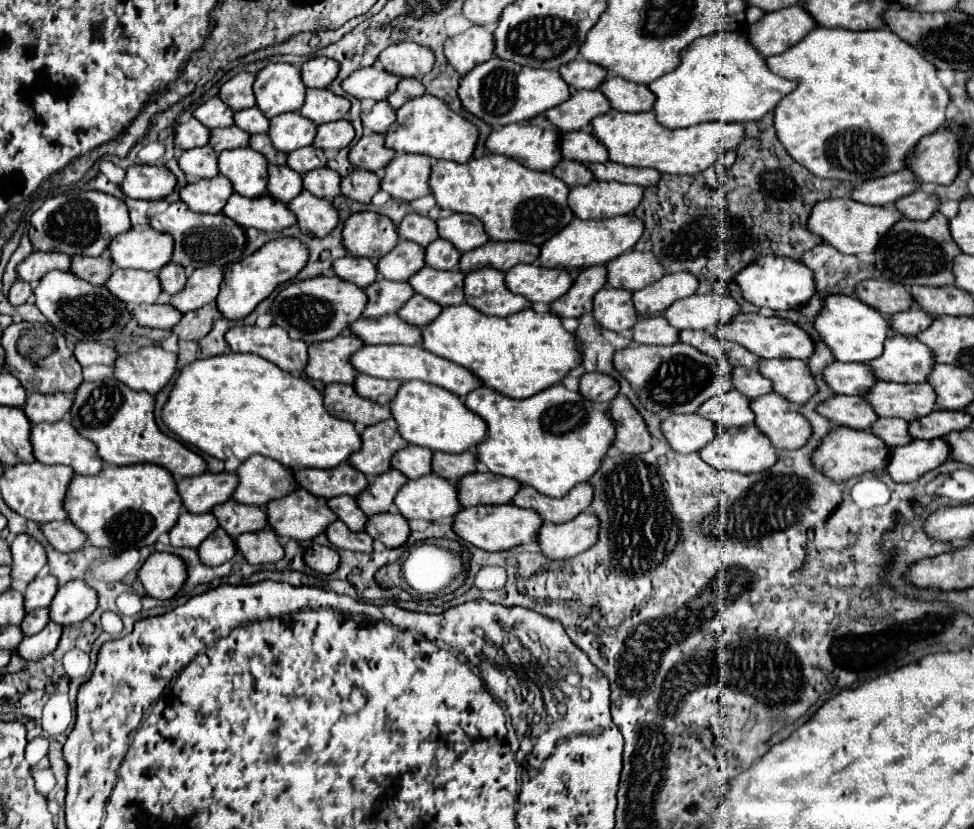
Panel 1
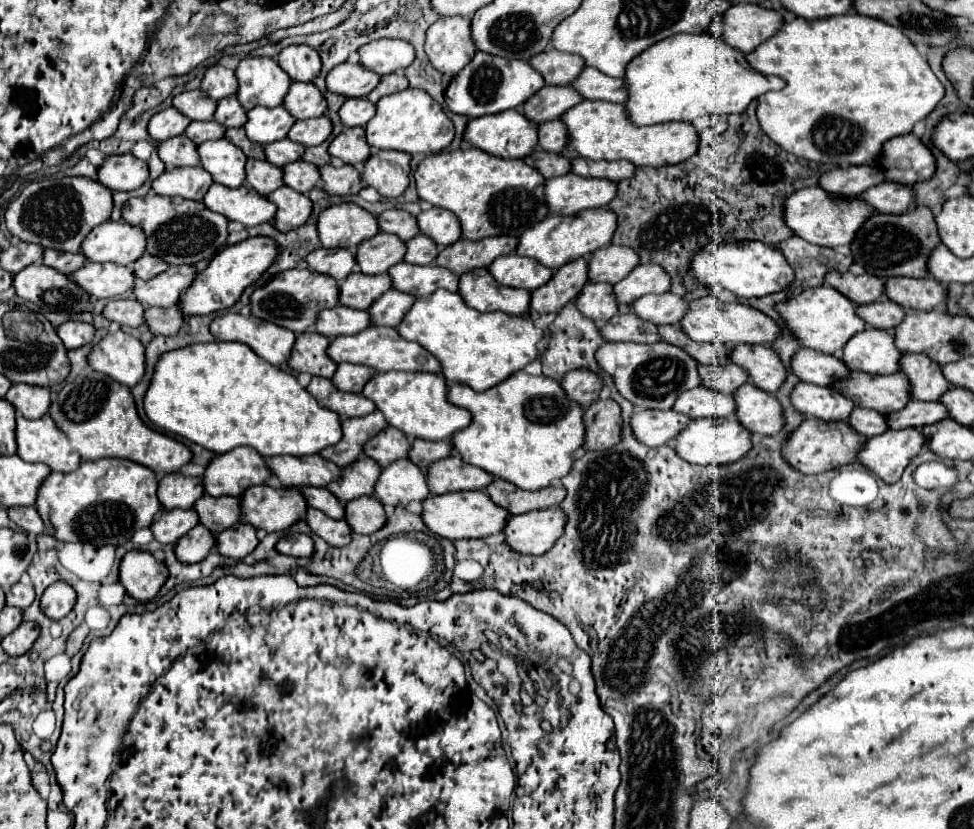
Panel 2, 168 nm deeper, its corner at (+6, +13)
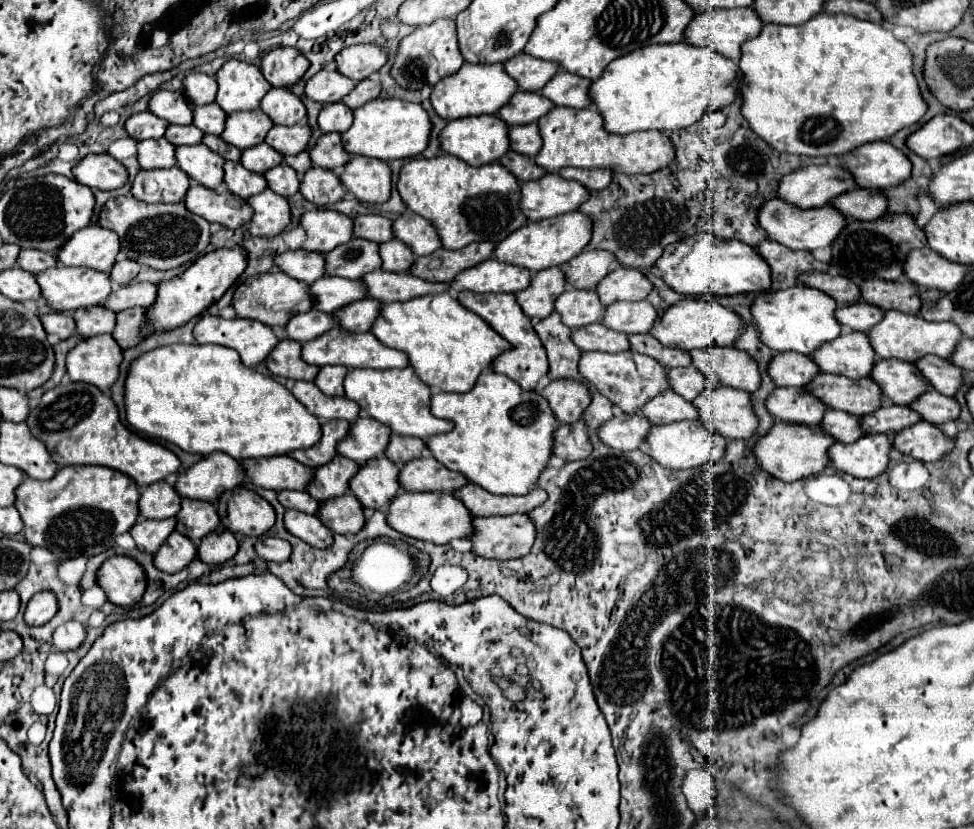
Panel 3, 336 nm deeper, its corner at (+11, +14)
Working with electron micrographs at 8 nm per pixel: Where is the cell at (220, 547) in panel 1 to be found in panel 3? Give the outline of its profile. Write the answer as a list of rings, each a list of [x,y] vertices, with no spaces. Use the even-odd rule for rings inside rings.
[[[171,532],[167,542],[157,550],[153,564],[157,570],[175,574],[181,572],[197,554],[197,546],[187,538],[181,536],[179,532]]]

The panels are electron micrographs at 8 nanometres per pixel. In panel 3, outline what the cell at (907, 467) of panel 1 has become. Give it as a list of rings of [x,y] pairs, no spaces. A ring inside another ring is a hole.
[[[867,434],[853,444],[833,444],[829,452],[829,466],[837,472],[855,478],[877,478],[885,472],[893,442],[885,434]]]

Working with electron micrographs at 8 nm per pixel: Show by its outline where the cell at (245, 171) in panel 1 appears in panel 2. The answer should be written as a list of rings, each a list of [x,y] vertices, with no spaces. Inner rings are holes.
[[[228,139],[206,141],[198,145],[202,167],[212,175],[212,179],[226,187],[240,187],[246,181],[246,161],[244,151],[230,143]]]

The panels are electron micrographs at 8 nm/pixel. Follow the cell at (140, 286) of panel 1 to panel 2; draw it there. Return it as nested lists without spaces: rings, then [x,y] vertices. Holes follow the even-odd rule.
[[[86,263],[74,281],[96,299],[115,299],[134,287],[134,271],[118,263]]]

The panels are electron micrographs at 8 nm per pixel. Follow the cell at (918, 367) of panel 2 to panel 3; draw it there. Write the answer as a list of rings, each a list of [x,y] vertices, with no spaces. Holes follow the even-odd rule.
[[[877,360],[871,374],[873,382],[881,388],[893,404],[907,406],[927,390],[927,380],[921,380],[915,364],[903,360]]]

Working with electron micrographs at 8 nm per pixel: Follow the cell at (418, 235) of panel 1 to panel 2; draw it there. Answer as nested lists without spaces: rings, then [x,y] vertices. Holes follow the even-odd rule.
[[[404,209],[384,211],[378,217],[378,225],[380,225],[380,231],[394,233],[394,235],[402,237],[402,241],[408,241],[410,237],[416,237],[420,233],[416,217],[412,213],[408,213],[408,211],[404,211]]]

